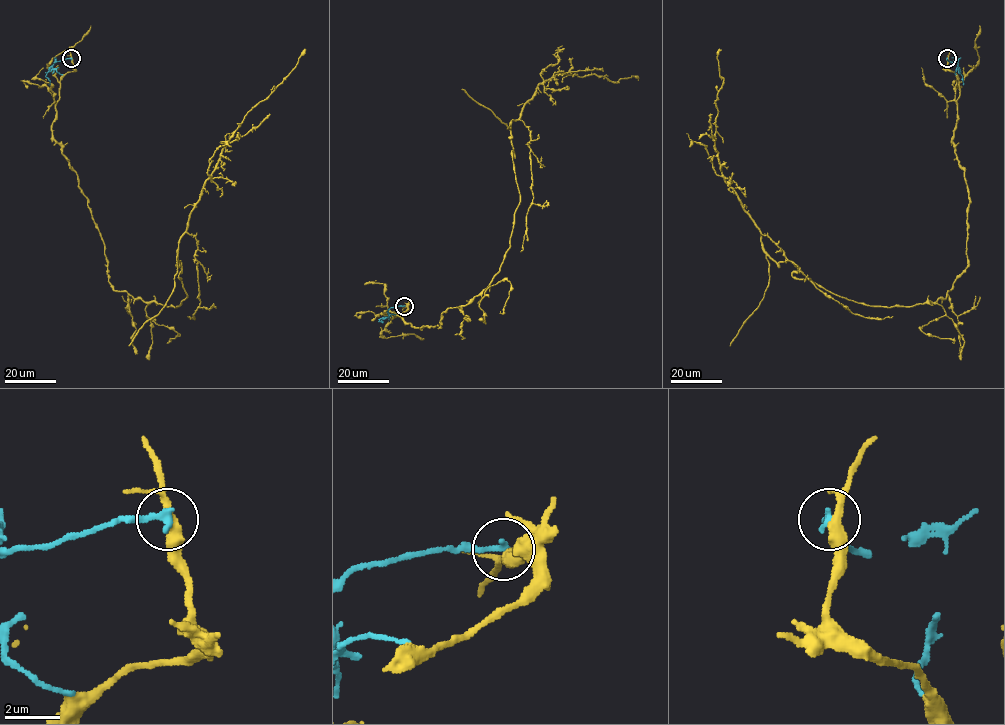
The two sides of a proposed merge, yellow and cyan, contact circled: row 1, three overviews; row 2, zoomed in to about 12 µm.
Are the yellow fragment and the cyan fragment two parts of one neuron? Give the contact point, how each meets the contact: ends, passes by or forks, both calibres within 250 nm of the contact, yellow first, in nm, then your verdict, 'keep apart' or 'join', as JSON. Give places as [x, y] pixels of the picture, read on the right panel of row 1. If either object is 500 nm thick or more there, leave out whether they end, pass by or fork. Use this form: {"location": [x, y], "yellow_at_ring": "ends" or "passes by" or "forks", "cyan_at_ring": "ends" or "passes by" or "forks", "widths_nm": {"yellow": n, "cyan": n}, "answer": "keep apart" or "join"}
{"location": [947, 58], "yellow_at_ring": "forks", "cyan_at_ring": "ends", "widths_nm": {"yellow": 320, "cyan": 280}, "answer": "keep apart"}

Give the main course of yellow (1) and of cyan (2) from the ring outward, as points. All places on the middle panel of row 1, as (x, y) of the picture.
1: (404, 306), (385, 314), (440, 326), (499, 271), (520, 199), (511, 124), (539, 85), (556, 74), (638, 80)
2: (404, 306), (391, 307), (388, 317), (379, 321), (382, 323)

